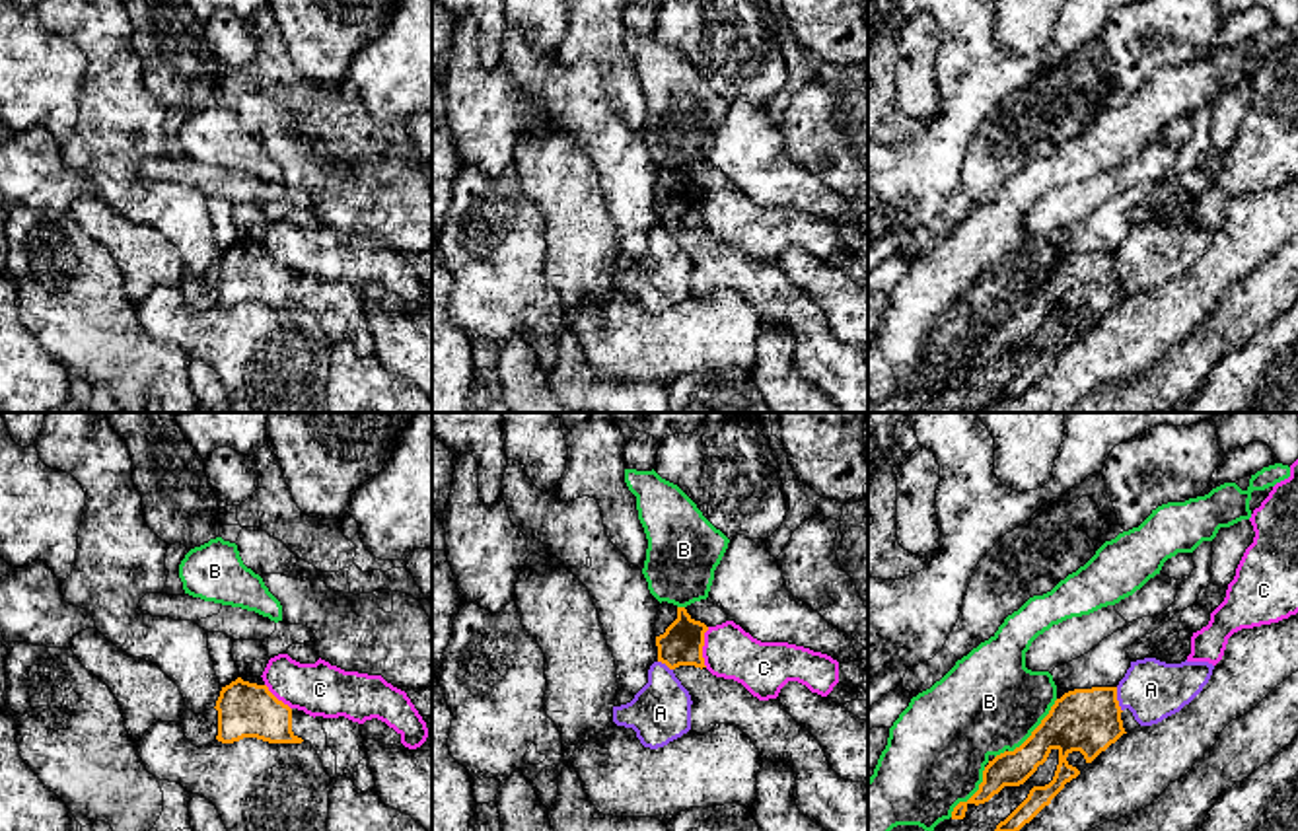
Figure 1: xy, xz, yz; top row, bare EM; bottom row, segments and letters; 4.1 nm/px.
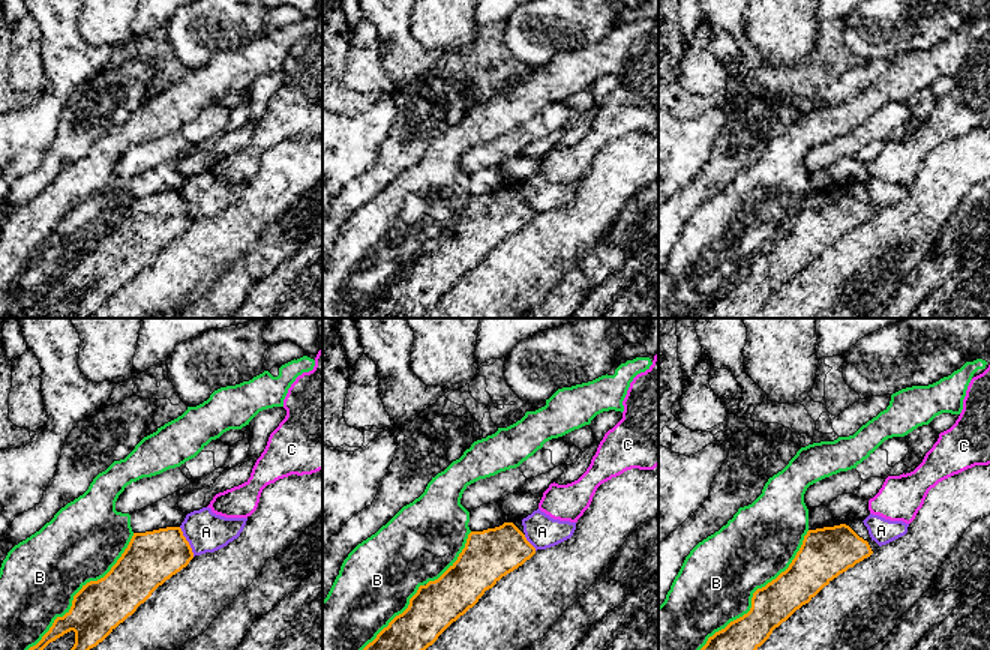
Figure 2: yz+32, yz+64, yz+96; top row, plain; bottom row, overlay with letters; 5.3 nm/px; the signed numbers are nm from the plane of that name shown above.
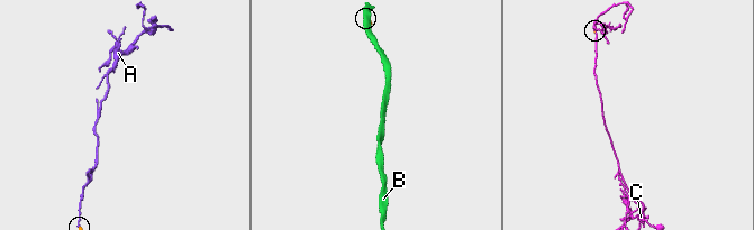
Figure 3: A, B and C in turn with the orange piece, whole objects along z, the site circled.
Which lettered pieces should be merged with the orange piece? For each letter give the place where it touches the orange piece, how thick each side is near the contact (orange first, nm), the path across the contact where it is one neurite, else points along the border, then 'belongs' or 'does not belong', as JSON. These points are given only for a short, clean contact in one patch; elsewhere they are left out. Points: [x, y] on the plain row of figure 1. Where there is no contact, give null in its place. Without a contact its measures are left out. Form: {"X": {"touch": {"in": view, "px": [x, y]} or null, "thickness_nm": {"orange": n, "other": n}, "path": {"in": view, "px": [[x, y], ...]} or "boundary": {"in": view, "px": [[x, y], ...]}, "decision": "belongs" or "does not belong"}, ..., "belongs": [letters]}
{"A": {"touch": {"in": "yz", "px": [1116, 263]}, "thickness_nm": {"orange": 260, "other": 240}, "boundary": {"in": "yz", "px": [[1116, 252], [1121, 275]]}, "decision": "does not belong"}, "B": {"touch": {"in": "yz", "px": [1036, 292]}, "thickness_nm": {"orange": 260, "other": 420}, "decision": "does not belong"}, "C": {"touch": {"in": "xz", "px": [703, 209]}, "thickness_nm": {"orange": 180, "other": 220}, "boundary": {"in": "xz", "px": [[709, 191], [703, 203], [705, 230]]}, "decision": "does not belong"}, "belongs": []}

